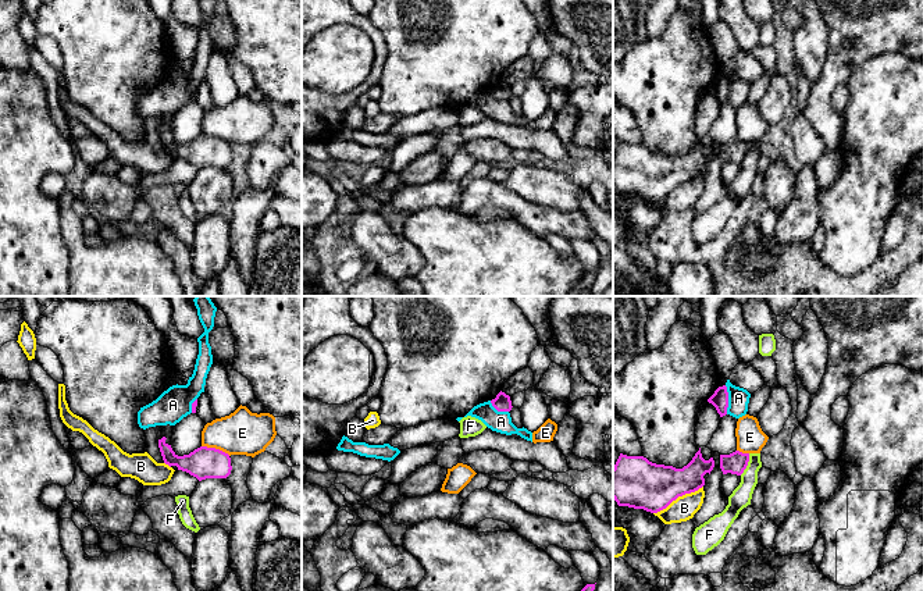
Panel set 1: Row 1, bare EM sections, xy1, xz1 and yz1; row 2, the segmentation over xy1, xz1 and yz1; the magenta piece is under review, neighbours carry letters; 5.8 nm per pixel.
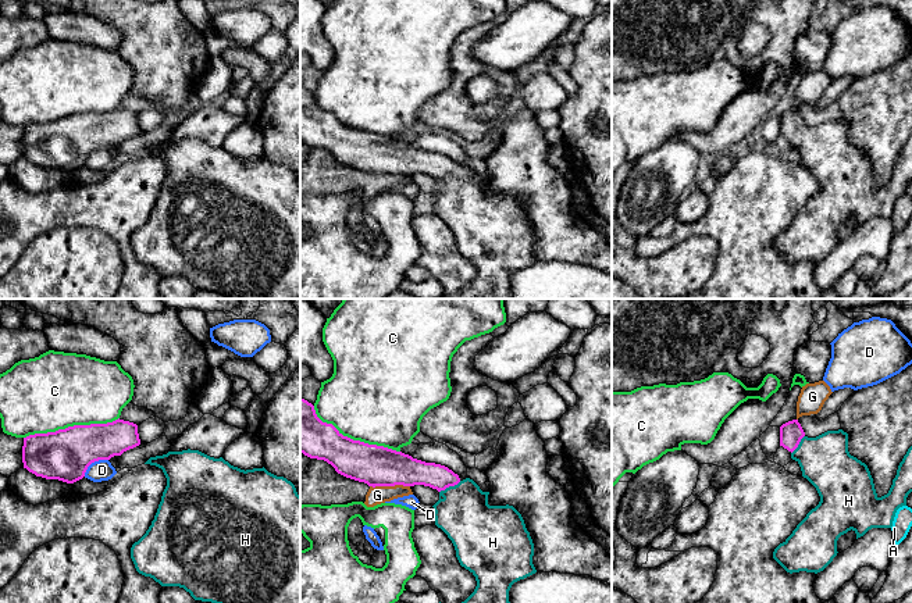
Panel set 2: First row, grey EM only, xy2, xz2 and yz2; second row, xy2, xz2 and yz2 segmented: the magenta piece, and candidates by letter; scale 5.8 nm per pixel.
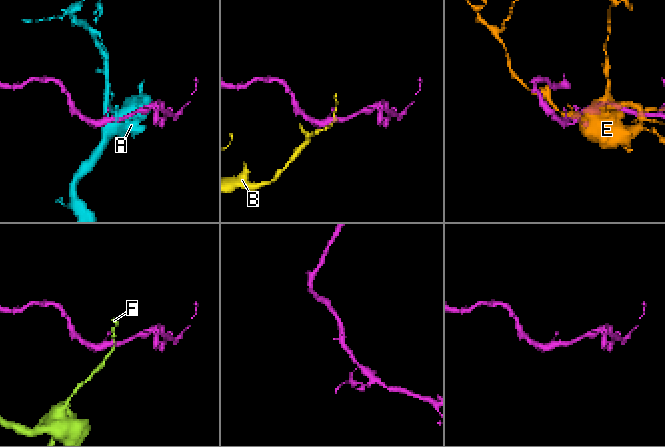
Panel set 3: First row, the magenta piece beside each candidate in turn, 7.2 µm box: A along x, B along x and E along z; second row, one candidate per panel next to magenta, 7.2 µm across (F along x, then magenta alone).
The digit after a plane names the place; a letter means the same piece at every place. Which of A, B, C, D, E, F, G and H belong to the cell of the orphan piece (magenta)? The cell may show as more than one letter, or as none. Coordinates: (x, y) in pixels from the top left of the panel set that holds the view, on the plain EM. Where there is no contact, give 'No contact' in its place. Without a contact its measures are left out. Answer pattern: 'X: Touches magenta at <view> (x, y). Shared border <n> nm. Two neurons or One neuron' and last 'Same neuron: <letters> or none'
A: Touches magenta at yz1 (727, 88). Shared border 170 nm. Two neurons
B: Touches magenta at yz1 (677, 185). Shared border 340 nm. Two neurons
C: Touches magenta at xy2 (71, 116). Shared border 550 nm. Two neurons
D: Touches magenta at xy2 (93, 150). Shared border 170 nm. Two neurons
E: Touches magenta at xy1 (214, 136). Shared border 180 nm. Two neurons
F: Touches magenta at yz1 (747, 153). Shared border 140 nm. Two neurons
G: Touches magenta at xz2 (389, 174). Shared border 240 nm. Two neurons
H: Touches magenta at xz2 (449, 174). Shared border 140 nm. One neuron
Same neuron: H

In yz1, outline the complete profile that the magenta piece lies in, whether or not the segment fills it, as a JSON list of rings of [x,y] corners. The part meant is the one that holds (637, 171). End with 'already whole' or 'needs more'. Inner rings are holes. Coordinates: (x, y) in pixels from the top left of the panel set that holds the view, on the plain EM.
[[[699,139],[683,157],[656,153],[644,145],[620,142],[613,156],[613,188],[619,195],[657,202],[685,182],[705,174],[703,164],[714,156],[714,149],[705,149]]]; already whole

